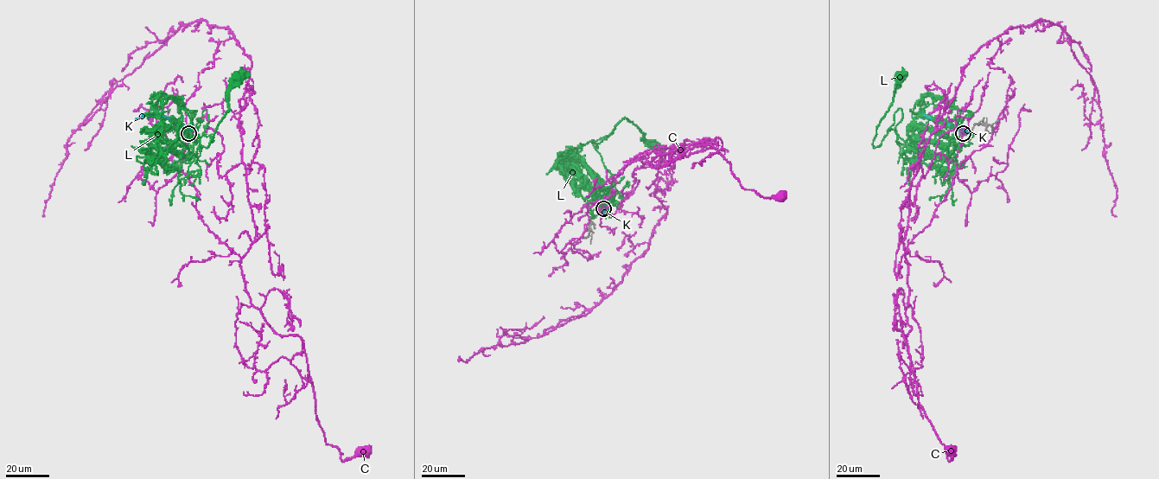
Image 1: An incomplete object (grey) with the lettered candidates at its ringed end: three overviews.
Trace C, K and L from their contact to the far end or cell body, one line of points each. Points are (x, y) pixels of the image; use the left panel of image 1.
C: (189, 133), (181, 169), (200, 217), (240, 258), (265, 322), (301, 338), (325, 442), (342, 461), (366, 450)
K: (187, 133), (187, 128), (162, 116), (143, 115), (136, 118)
L: (188, 133), (191, 162), (198, 158), (178, 135), (195, 130), (206, 148), (238, 75)

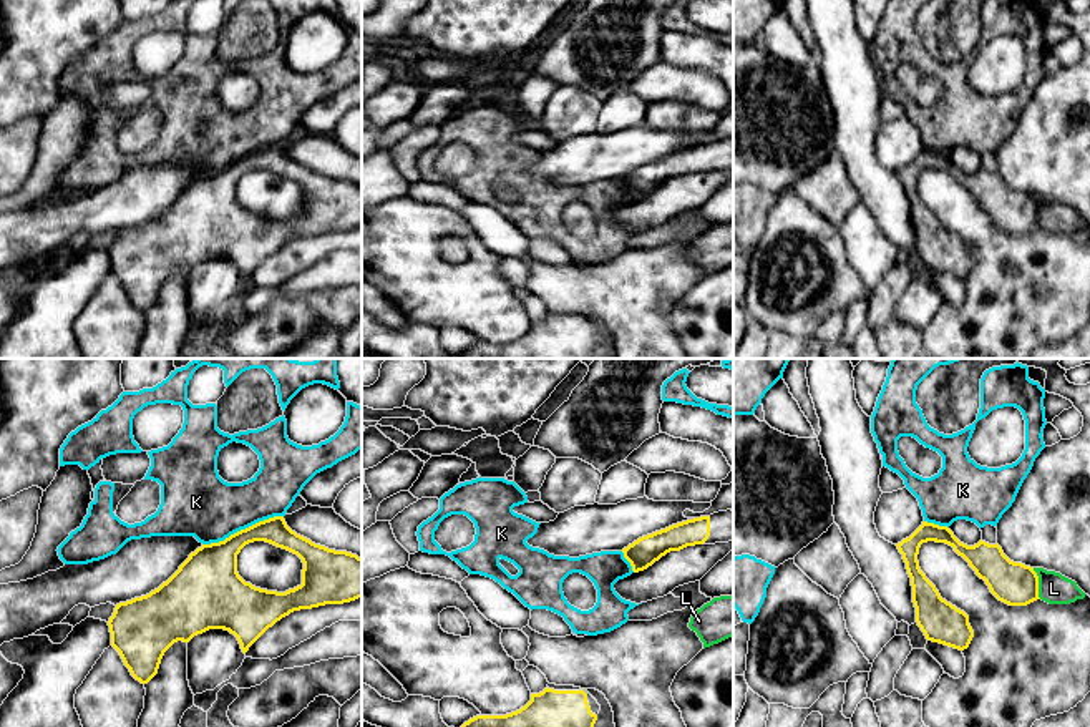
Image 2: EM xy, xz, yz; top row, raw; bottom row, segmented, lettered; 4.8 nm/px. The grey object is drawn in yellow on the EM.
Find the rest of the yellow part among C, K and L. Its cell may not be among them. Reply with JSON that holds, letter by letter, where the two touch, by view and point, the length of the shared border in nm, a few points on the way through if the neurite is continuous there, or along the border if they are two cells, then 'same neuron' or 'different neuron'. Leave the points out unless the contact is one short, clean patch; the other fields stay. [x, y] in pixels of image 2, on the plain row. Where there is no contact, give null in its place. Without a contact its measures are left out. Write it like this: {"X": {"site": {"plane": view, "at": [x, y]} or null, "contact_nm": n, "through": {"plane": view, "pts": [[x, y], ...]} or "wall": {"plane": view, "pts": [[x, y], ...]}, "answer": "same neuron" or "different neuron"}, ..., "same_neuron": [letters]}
{"C": {"site": null, "answer": "different neuron"}, "K": {"site": {"plane": "xy", "at": [243, 158]}, "contact_nm": 420, "answer": "different neuron"}, "L": {"site": {"plane": "yz", "at": [1037, 211]}, "contact_nm": 160, "answer": "different neuron"}, "same_neuron": []}

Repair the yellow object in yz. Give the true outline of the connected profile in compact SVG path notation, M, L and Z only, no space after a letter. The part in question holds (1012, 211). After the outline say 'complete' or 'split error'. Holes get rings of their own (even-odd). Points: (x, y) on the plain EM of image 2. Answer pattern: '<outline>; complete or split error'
M922 149L909 166L896 174L911 206L916 251L927 269L964 279L974 266L969 244L942 227L919 196L919 176L927 169L952 174L999 229L1009 234L1027 234L1040 227L1039 204L1034 196L1010 189L997 171L989 173L981 168L977 173L967 174L947 154Z; complete

